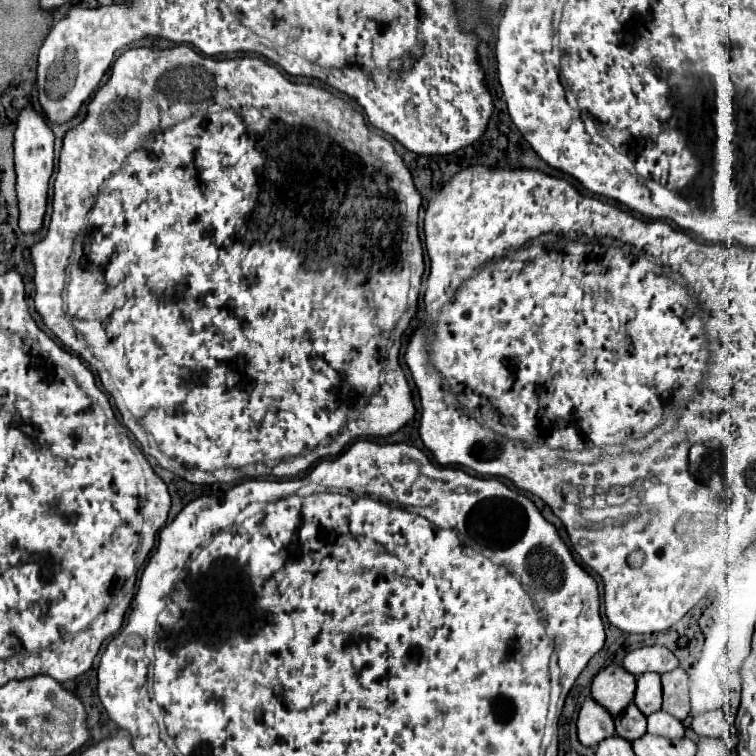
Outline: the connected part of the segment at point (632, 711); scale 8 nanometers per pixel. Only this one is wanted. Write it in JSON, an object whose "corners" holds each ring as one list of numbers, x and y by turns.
{"corners":[[630,704,618,718,616,718,616,734,620,738,626,738,630,742,638,740,640,736,646,734,646,716]]}

